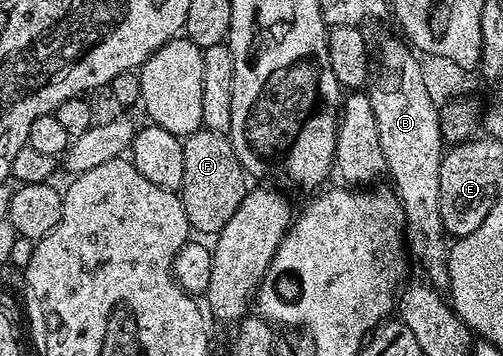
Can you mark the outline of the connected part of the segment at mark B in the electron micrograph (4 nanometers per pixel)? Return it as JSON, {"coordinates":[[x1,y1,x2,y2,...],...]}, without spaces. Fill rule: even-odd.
{"coordinates":[[387,39,381,46,381,72,374,77,368,89,372,112,378,125,379,144,383,151,388,177,391,176,395,193,404,209,407,244,423,266,428,283,438,291,446,291,450,284,449,238,439,216,439,172,444,158,445,141,441,134,438,116,440,109,425,87,420,57,400,39]]}

